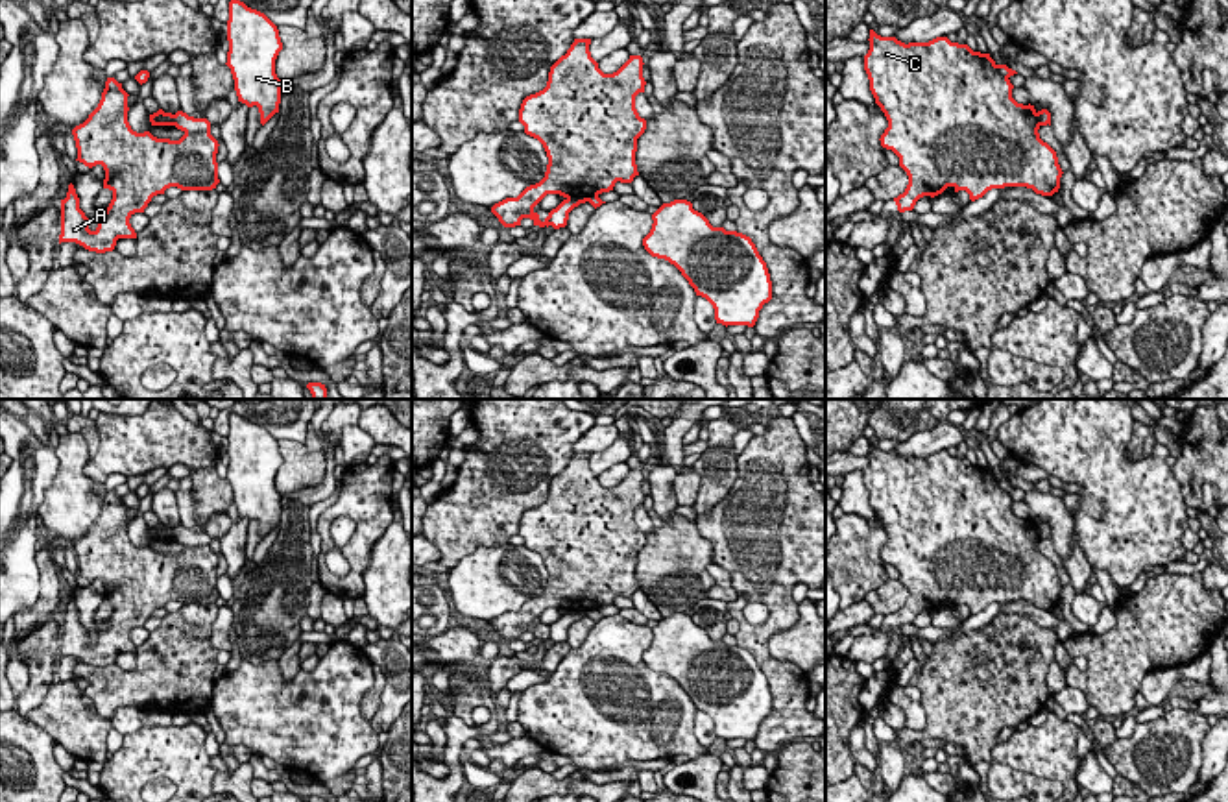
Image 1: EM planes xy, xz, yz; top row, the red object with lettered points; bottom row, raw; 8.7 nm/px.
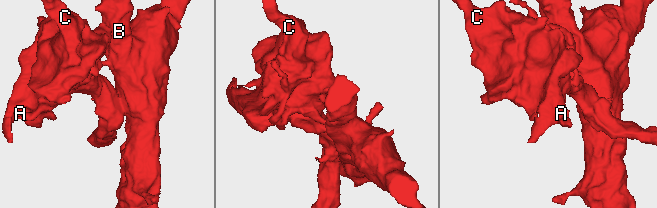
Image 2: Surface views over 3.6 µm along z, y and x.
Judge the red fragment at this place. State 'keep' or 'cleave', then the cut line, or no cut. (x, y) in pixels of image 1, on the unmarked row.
cleave; cut in xz along (597, 608), (569, 612)

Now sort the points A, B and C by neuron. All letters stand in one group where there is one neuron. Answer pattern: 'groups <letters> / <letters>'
groups A C / B

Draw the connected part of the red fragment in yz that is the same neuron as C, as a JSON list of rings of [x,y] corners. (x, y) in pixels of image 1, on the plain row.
[[[870,444],[868,455],[864,484],[888,534],[879,554],[899,571],[909,589],[905,606],[894,612],[899,626],[912,625],[920,612],[934,612],[947,601],[966,604],[971,615],[1005,601],[1027,601],[1041,610],[1058,606],[1064,586],[1056,565],[1038,547],[1043,538],[1051,540],[1051,529],[1038,529],[1034,519],[1012,512],[1008,492],[1016,484],[947,451],[905,458]]]

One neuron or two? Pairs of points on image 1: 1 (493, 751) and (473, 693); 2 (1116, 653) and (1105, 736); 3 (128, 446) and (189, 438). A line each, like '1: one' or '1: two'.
1: one
2: two
3: one

